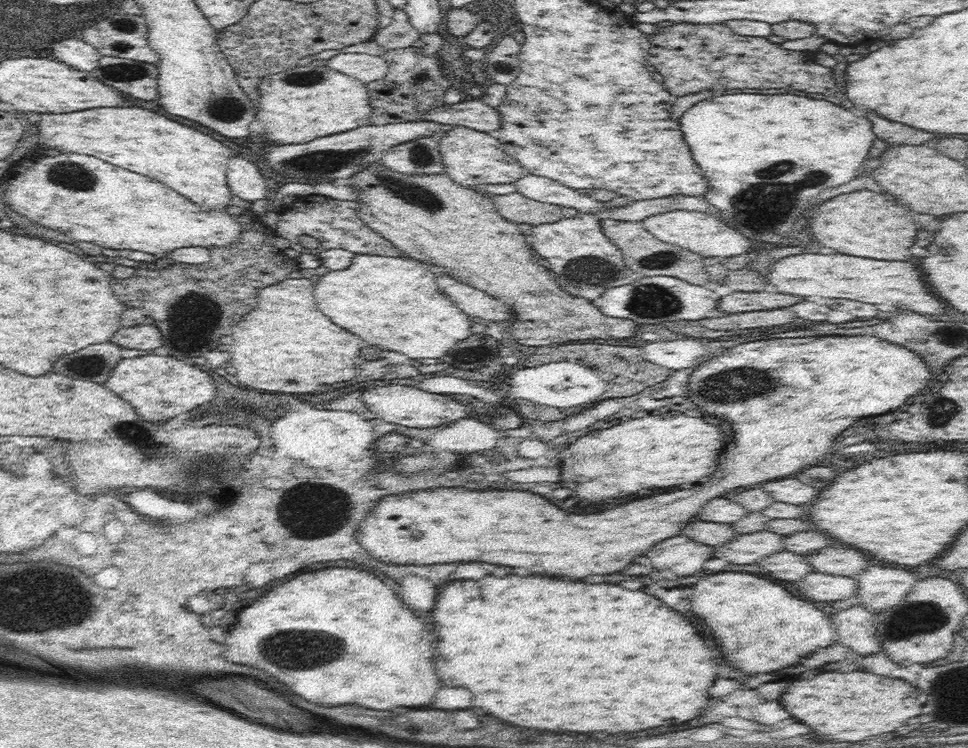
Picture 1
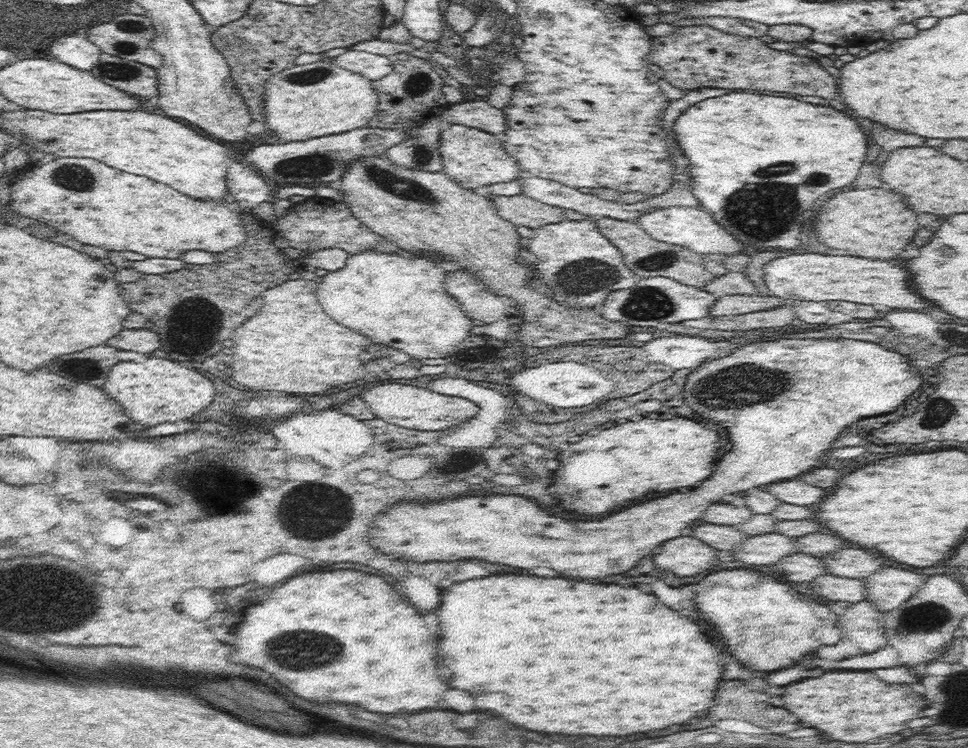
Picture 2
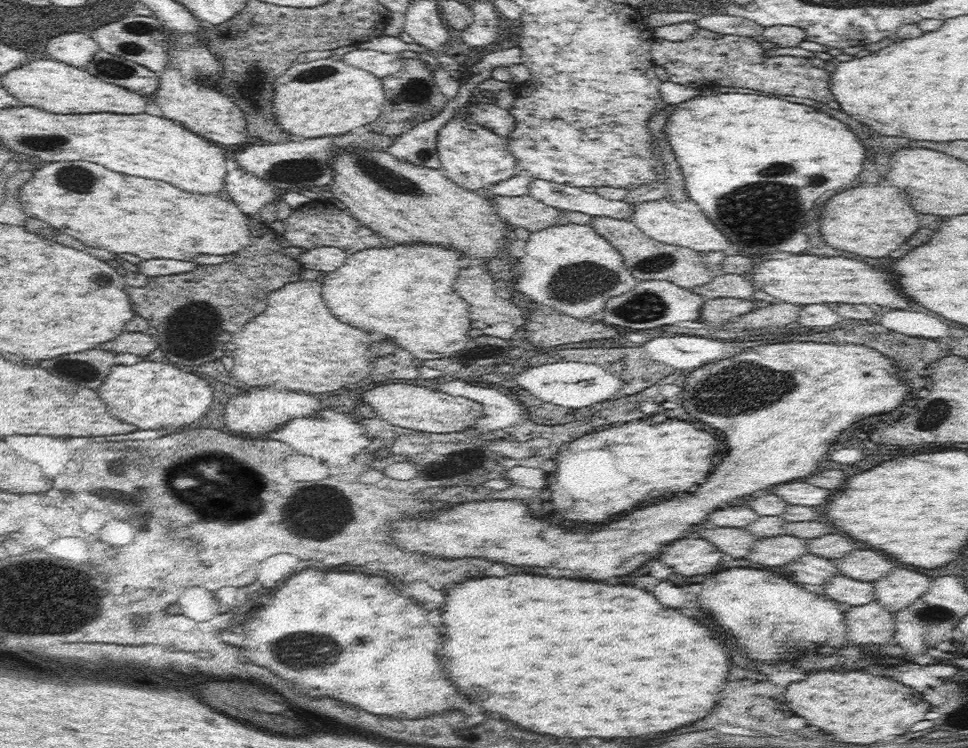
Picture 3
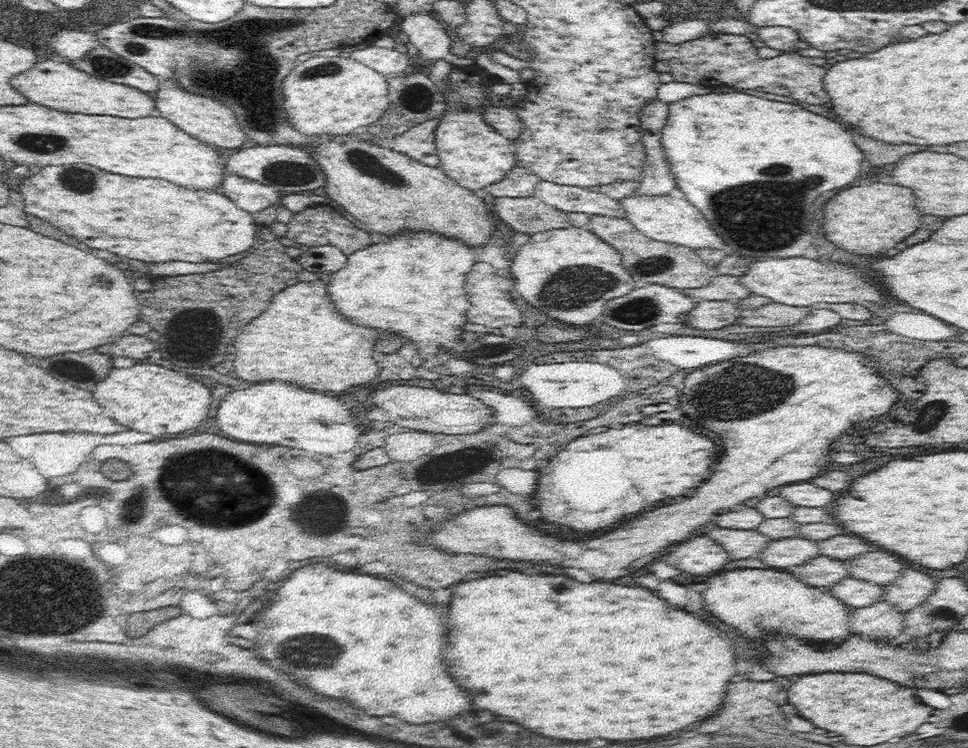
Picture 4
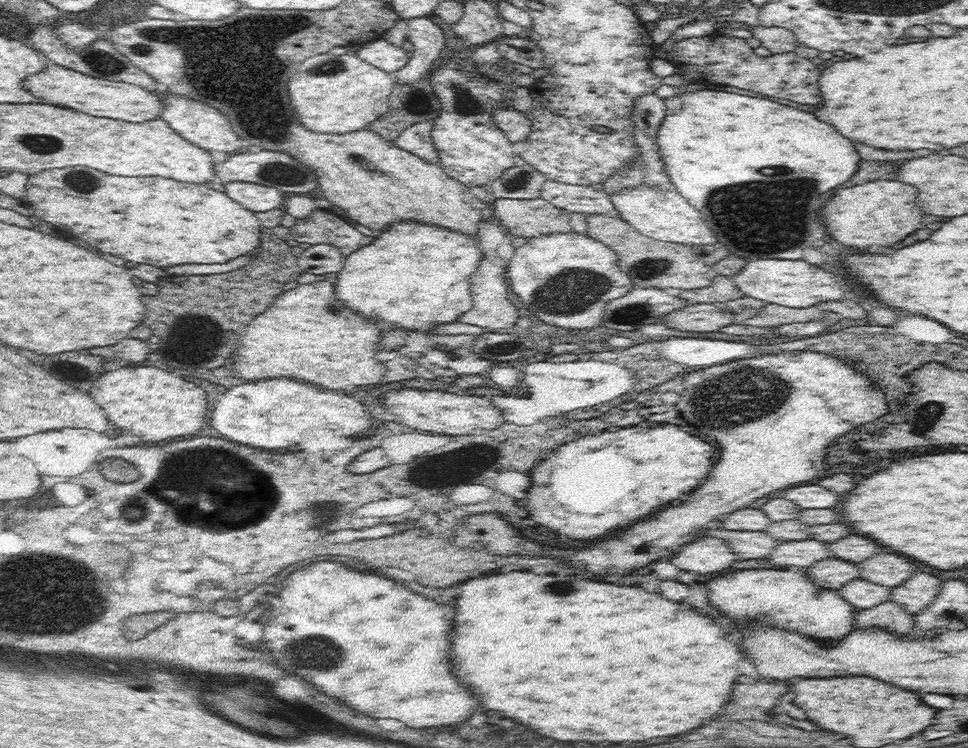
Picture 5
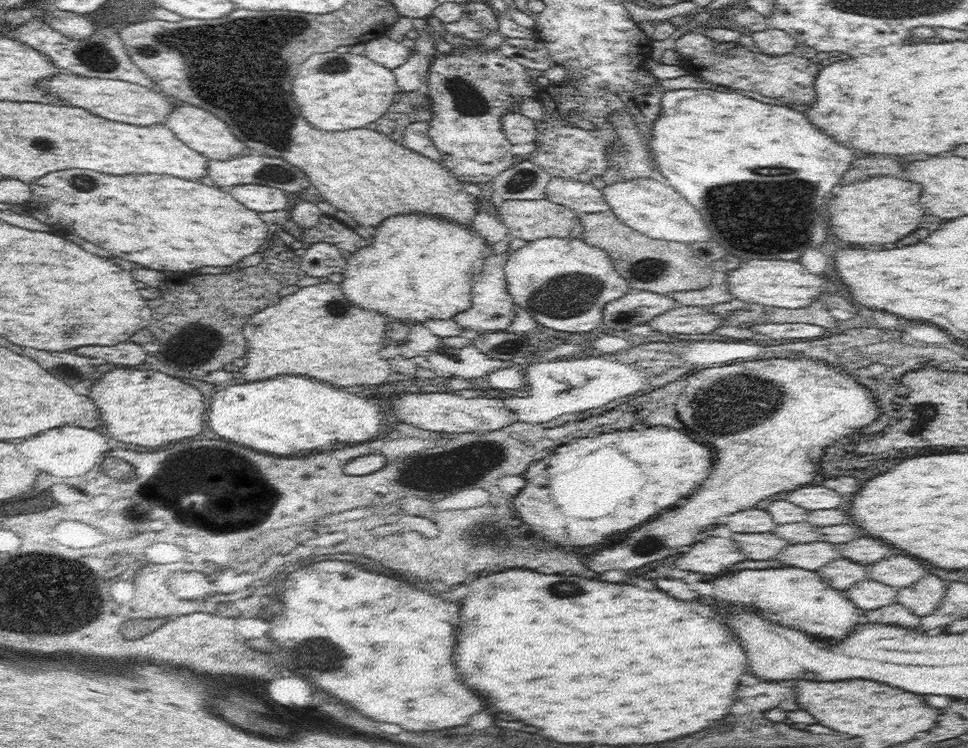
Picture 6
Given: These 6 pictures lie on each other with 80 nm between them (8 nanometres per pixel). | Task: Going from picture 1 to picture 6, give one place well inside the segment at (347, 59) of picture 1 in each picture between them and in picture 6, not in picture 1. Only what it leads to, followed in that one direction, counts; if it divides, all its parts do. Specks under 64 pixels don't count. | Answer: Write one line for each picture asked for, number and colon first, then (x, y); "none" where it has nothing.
2: (373, 66)
3: (381, 64)
4: (389, 62)
5: (382, 54)
6: (389, 53)

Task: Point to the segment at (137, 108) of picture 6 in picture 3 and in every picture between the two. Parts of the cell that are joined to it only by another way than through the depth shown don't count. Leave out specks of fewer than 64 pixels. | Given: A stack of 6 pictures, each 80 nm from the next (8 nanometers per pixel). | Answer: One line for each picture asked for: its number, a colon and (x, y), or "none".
3: (58, 88)
4: (59, 86)
5: (65, 87)

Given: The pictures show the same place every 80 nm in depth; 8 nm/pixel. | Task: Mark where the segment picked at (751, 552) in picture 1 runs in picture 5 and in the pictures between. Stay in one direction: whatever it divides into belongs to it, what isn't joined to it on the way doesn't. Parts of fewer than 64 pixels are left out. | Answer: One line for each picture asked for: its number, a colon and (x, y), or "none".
2: (764, 549)
3: (776, 551)
4: (787, 552)
5: (800, 554)

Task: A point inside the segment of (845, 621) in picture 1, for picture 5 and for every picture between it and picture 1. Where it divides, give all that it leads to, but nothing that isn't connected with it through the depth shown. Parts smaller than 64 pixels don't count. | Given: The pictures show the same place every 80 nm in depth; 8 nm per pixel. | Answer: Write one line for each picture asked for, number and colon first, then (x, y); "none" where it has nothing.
2: (862, 623)
3: (871, 623)
4: (879, 621)
5: (889, 615)

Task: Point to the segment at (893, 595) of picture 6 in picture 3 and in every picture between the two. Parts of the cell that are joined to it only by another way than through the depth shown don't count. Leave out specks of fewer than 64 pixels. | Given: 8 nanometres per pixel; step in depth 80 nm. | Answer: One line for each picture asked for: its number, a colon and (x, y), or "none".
3: (840, 588)
4: (855, 593)
5: (863, 594)

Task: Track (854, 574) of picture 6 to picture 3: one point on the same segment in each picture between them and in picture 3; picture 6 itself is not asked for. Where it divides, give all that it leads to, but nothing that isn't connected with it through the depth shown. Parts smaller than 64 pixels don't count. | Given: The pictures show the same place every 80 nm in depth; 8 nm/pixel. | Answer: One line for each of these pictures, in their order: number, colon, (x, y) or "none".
3: (811, 568)
4: (821, 570)
5: (832, 572)

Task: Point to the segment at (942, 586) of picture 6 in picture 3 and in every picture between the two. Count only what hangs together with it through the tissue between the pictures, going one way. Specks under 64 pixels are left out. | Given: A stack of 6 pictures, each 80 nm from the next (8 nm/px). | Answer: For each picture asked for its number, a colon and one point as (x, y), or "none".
3: (901, 587)
4: (907, 591)
5: (916, 593)

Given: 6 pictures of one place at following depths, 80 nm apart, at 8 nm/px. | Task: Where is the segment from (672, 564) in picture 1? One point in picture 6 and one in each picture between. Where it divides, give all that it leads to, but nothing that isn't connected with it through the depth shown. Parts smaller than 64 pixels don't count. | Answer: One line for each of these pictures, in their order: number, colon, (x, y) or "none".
2: (685, 555)
3: (692, 555)
4: (699, 555)
5: (707, 555)
6: (715, 554)

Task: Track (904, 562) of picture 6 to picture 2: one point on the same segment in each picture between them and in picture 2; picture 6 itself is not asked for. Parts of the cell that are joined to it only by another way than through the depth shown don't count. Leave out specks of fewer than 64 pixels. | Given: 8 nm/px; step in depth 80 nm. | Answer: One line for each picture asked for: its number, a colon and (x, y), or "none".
2: (856, 563)
3: (866, 565)
4: (881, 568)
5: (890, 570)

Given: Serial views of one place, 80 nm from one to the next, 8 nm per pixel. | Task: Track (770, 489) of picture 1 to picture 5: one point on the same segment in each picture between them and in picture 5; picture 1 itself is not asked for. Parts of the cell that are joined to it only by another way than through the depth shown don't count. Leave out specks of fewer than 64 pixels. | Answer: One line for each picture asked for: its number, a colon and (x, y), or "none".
2: (794, 491)
3: (798, 492)
4: (804, 493)
5: (811, 495)

